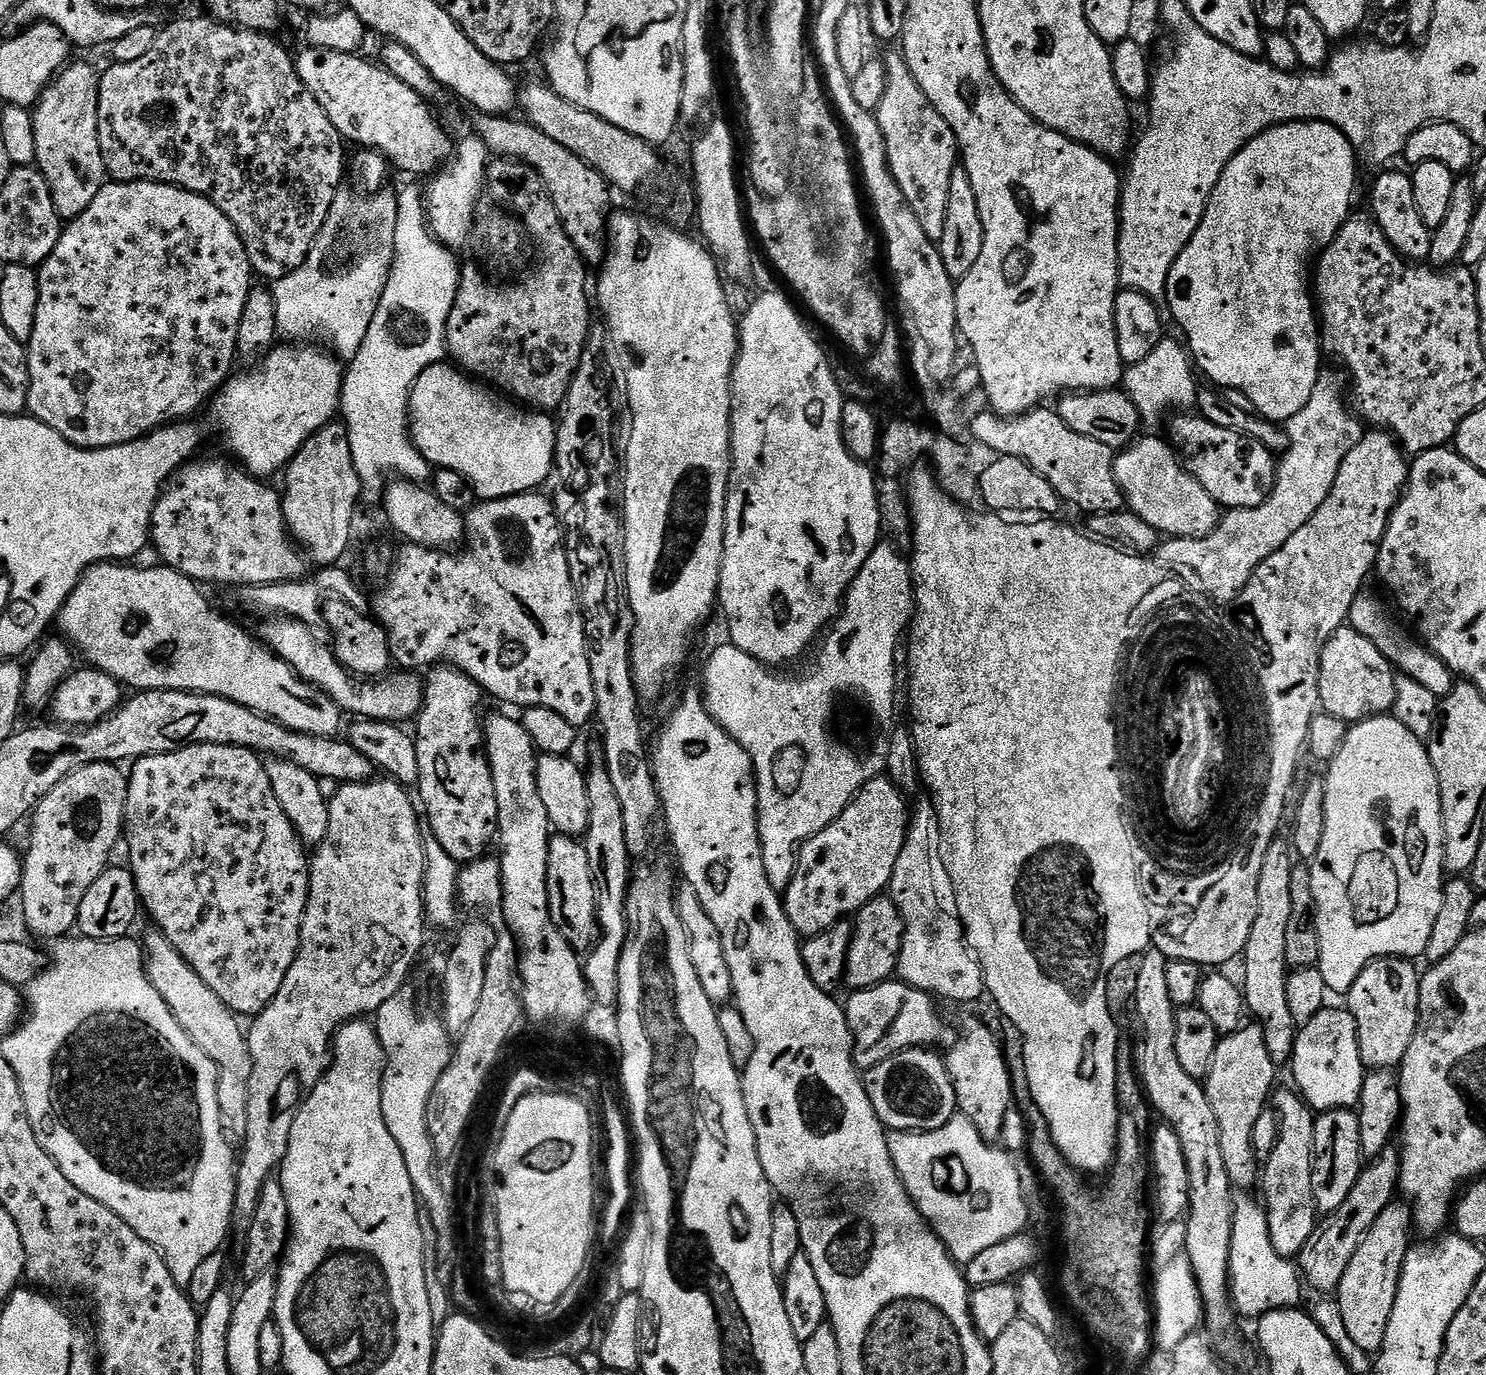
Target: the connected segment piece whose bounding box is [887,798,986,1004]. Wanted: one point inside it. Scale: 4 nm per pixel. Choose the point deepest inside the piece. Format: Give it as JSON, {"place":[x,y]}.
{"place":[936,958]}

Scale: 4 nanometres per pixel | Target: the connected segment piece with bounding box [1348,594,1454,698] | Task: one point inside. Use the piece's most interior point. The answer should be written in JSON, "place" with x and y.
{"place":[1409,657]}

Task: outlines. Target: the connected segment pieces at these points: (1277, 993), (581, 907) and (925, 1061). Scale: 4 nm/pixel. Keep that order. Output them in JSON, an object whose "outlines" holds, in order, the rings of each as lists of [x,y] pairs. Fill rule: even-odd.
{"outlines":[[[[1283,838],[1273,840],[1262,862],[1262,875],[1258,877],[1258,918],[1254,918],[1242,957],[1244,1003],[1247,1011],[1257,1016],[1253,1017],[1264,1031],[1266,1050],[1270,1050],[1270,1058],[1277,1066],[1291,1061],[1298,1031],[1294,1014],[1290,1014],[1290,1005],[1286,1002],[1286,982],[1290,971],[1286,962],[1286,929],[1290,927],[1290,874],[1293,863],[1291,843]]],[[[553,835],[550,842],[550,862],[548,863],[548,893],[550,894],[550,914],[554,918],[554,926],[570,942],[577,954],[587,953],[600,936],[598,914],[596,913],[596,895],[594,894],[594,874],[590,874],[590,857],[586,854],[583,843],[575,836]]],[[[907,1048],[863,1073],[864,1089],[885,1129],[894,1132],[933,1132],[957,1115],[956,1095],[943,1055],[928,1048]]]]}

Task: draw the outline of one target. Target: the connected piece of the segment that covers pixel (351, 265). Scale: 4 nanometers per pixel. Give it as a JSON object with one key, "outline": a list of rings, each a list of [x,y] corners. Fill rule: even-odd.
{"outline":[[[347,190],[337,192],[330,206],[330,214],[322,230],[312,241],[312,248],[304,263],[271,285],[270,291],[276,311],[276,330],[283,339],[284,336],[288,339],[285,341],[295,341],[292,340],[295,336],[317,336],[318,339],[325,340],[320,342],[327,345],[337,357],[351,358],[358,354],[366,338],[366,330],[370,330],[370,322],[374,322],[378,302],[386,290],[386,282],[392,269],[398,202],[397,193],[388,191],[360,194],[364,196],[355,196]]]}

